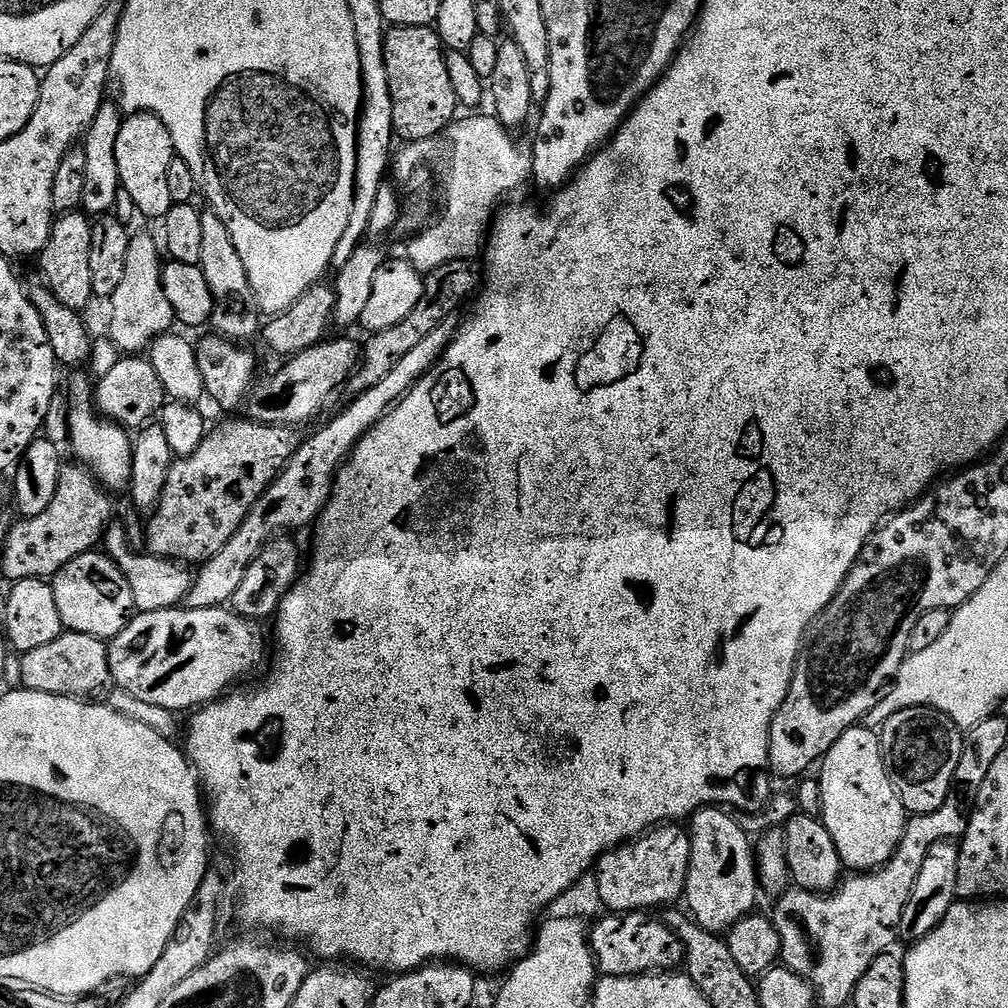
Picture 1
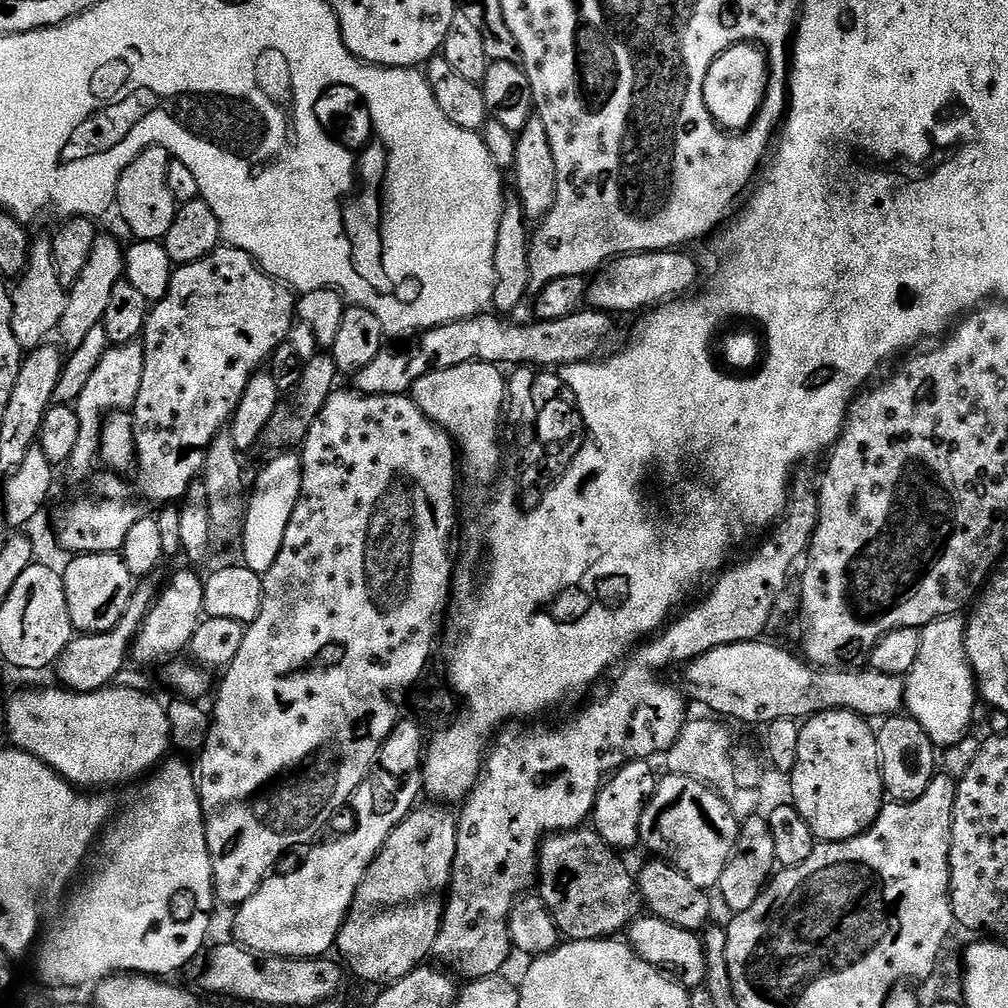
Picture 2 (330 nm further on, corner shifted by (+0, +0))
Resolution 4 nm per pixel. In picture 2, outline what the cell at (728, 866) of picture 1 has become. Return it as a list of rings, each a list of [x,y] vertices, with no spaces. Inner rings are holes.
[[[665,775],[648,801],[640,827],[641,841],[661,860],[673,864],[694,886],[712,890],[738,848],[742,828],[716,789],[685,776]]]

